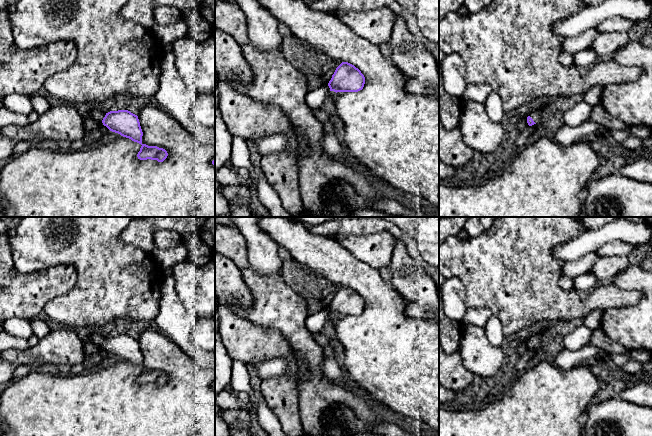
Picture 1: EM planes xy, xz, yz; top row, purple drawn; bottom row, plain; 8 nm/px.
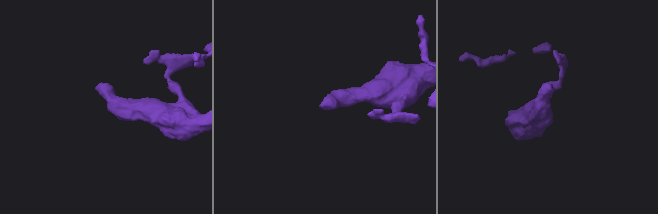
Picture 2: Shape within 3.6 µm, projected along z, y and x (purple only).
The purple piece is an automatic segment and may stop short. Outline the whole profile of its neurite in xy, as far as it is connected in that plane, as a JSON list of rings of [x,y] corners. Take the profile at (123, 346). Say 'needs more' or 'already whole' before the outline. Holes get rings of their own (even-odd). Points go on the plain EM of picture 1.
needs more | [[[97,329],[88,339],[94,344],[101,345],[110,355],[141,368],[142,370],[137,378],[138,383],[163,386],[167,382],[168,377],[165,373],[142,367],[143,356],[138,340],[130,335],[118,334],[106,337],[100,329]]]

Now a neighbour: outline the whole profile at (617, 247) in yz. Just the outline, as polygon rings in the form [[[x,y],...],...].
[[[615,240],[601,246],[596,250],[596,254],[599,257],[613,255],[628,256],[635,248],[637,247],[627,244],[621,240]]]

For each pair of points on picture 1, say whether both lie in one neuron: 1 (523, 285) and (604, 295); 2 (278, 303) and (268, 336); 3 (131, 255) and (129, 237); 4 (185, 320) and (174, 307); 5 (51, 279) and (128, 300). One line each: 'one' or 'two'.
1: one
2: two
3: two
4: one
5: two

